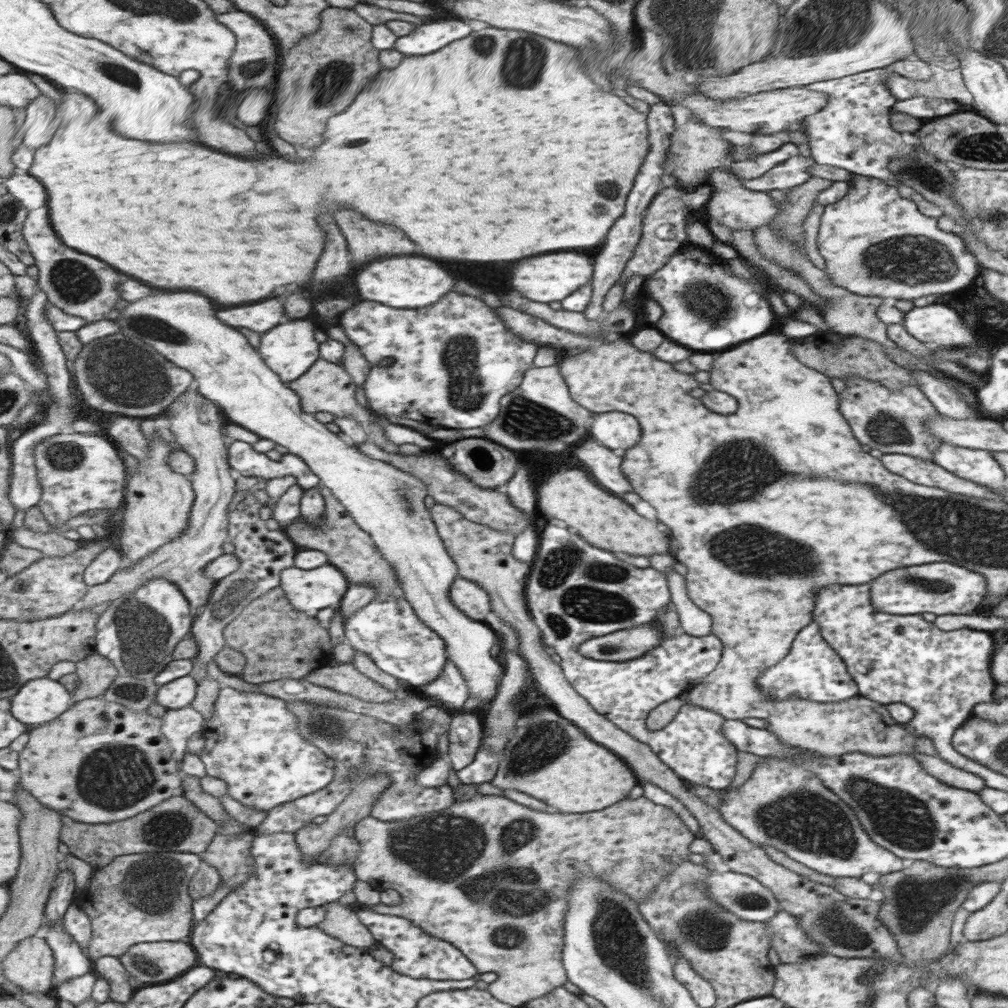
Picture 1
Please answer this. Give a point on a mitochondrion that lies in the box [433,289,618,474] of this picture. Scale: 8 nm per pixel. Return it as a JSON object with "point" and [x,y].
{"point":[467,391]}

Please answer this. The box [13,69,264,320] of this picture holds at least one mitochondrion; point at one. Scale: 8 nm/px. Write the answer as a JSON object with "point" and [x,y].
{"point":[76,283]}

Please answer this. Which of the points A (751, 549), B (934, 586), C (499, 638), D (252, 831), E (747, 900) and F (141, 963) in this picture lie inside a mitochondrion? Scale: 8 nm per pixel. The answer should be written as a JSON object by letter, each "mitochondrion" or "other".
{"A":"mitochondrion","B":"mitochondrion","C":"other","D":"other","E":"mitochondrion","F":"mitochondrion"}

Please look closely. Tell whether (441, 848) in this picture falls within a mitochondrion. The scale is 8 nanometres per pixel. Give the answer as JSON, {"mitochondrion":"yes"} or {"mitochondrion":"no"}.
{"mitochondrion":"yes"}

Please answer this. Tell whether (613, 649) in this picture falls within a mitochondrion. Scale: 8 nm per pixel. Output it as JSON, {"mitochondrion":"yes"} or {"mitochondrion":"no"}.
{"mitochondrion":"yes"}

